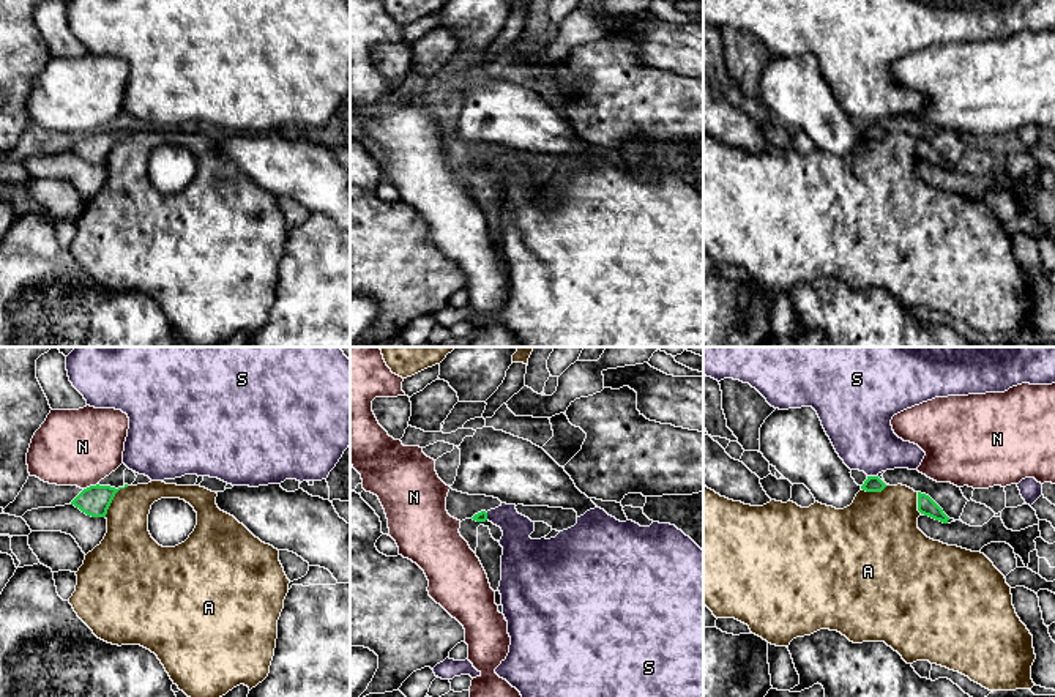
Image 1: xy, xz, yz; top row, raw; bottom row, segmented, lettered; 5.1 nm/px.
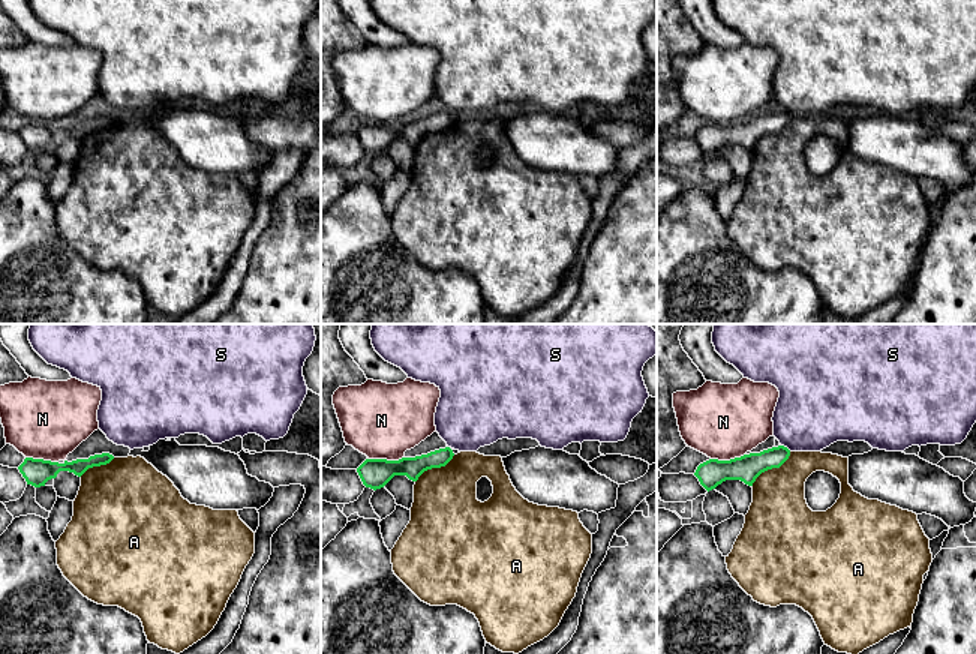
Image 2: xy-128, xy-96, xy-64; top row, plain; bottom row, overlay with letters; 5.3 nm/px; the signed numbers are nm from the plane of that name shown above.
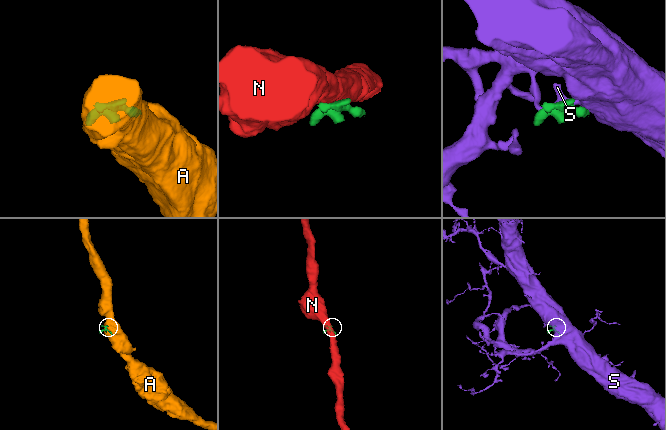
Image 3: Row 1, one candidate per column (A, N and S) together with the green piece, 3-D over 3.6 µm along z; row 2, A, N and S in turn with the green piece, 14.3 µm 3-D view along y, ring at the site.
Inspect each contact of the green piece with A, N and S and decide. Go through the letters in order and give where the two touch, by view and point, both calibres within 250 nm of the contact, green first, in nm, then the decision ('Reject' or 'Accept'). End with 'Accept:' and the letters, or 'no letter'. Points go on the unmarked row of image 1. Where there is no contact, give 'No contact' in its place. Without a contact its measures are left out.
A: Touches green at xy (112, 145). Thickness 160 nm (green) against 260 nm. Reject
N: Touches green at xy (90, 133). Thickness 160 nm (green) against 380 nm. Reject
S: Touches green at yz (872, 123). Thickness 80 nm (green) against 320 nm. Reject
Accept: no letter

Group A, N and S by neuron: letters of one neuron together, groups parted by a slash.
A / N / S

